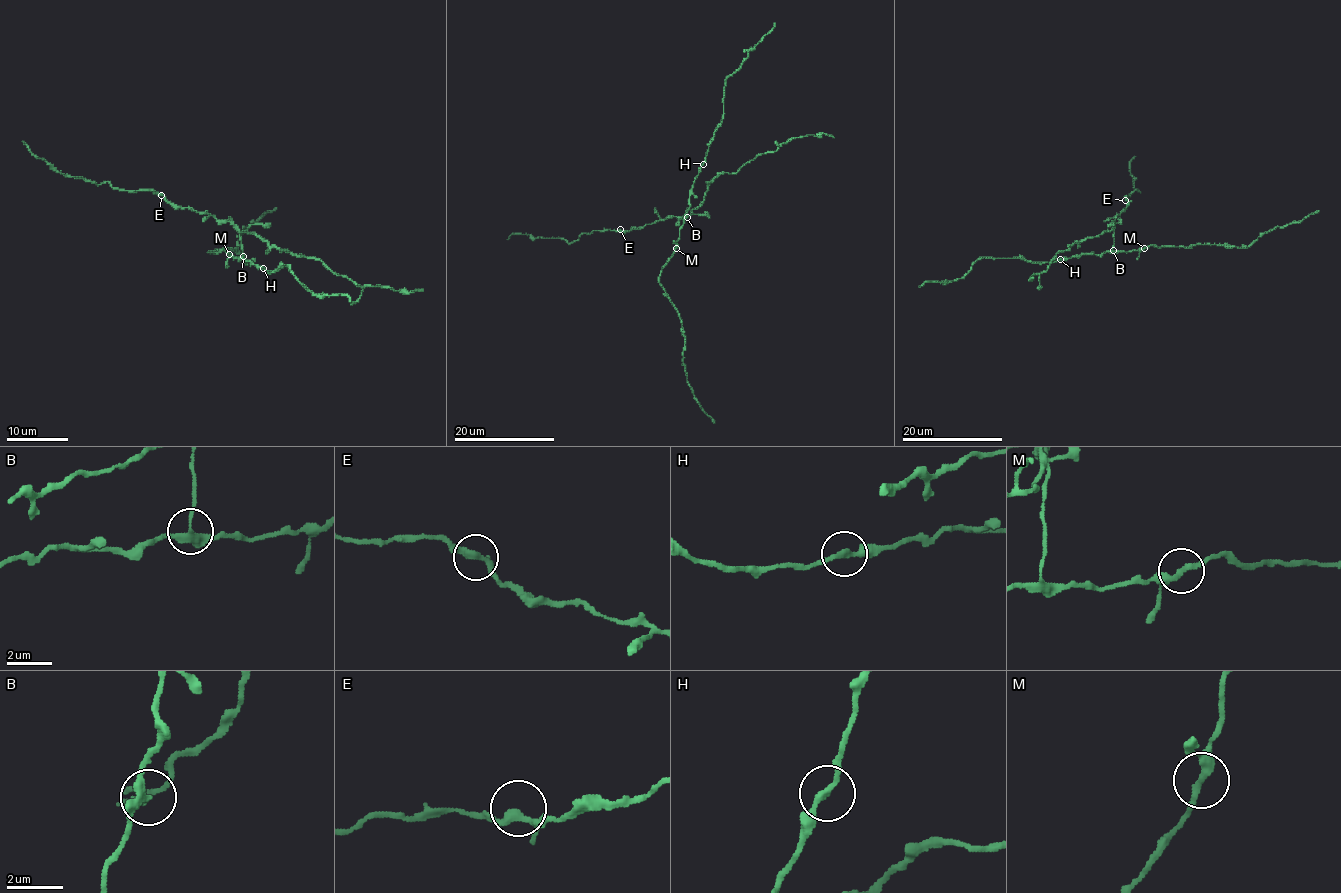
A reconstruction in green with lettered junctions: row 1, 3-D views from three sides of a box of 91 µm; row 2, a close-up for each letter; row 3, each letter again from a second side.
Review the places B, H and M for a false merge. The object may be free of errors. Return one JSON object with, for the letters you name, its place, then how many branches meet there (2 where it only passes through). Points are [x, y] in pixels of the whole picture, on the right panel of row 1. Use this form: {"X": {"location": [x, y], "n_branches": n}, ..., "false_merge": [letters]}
{"B": {"location": [1113, 250], "n_branches": 3}, "false_merge": ["B"]}

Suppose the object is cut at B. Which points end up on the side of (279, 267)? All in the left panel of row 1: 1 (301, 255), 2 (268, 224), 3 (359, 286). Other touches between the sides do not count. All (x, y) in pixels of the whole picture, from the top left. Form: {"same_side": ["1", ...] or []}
{"same_side": []}

